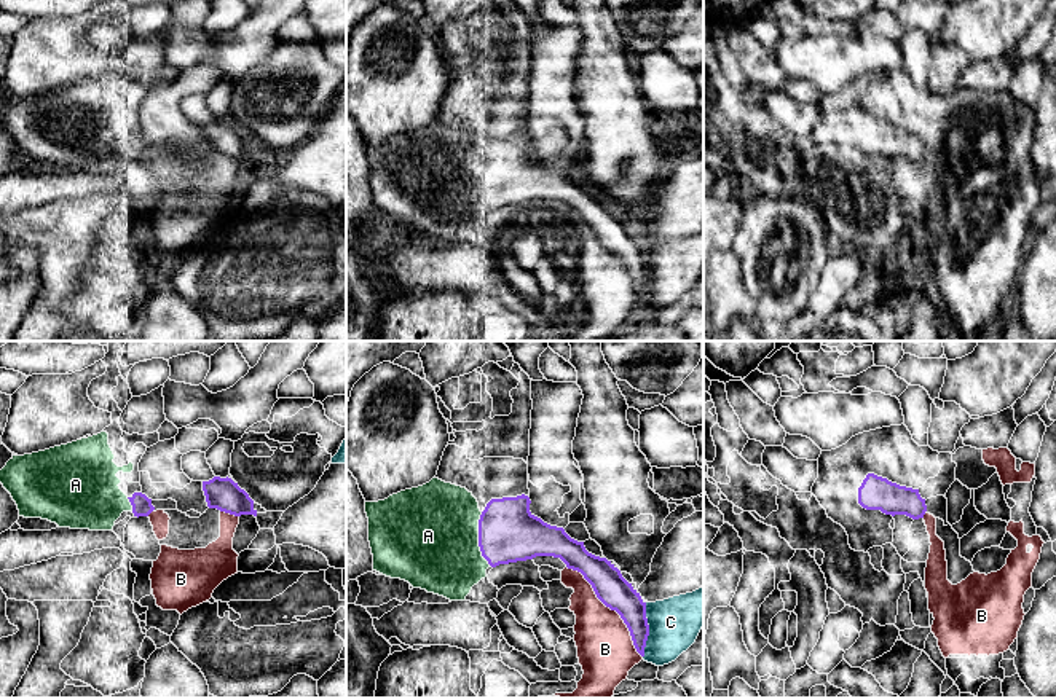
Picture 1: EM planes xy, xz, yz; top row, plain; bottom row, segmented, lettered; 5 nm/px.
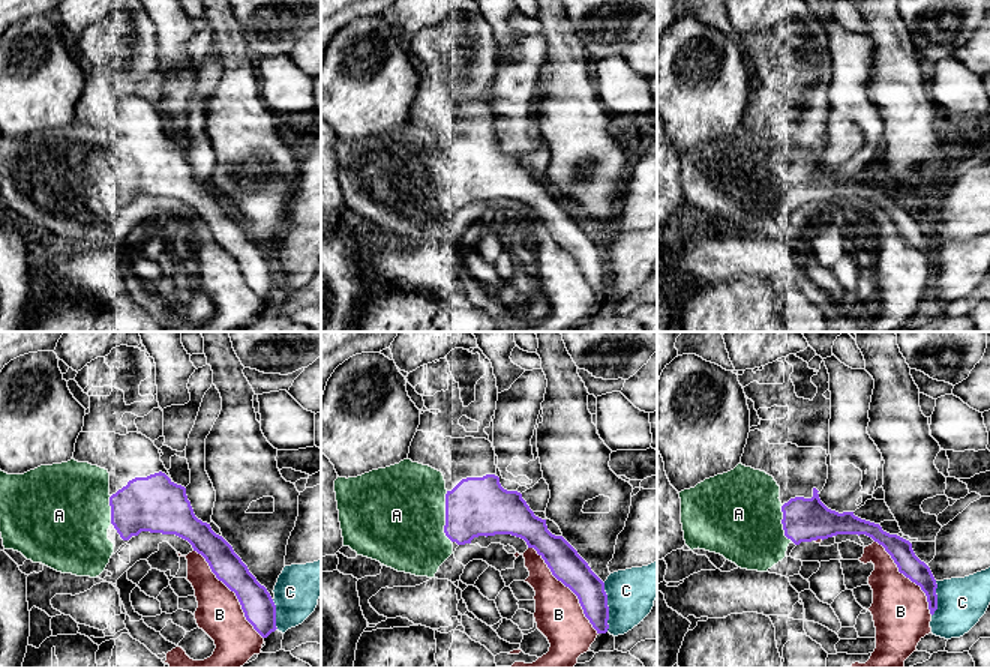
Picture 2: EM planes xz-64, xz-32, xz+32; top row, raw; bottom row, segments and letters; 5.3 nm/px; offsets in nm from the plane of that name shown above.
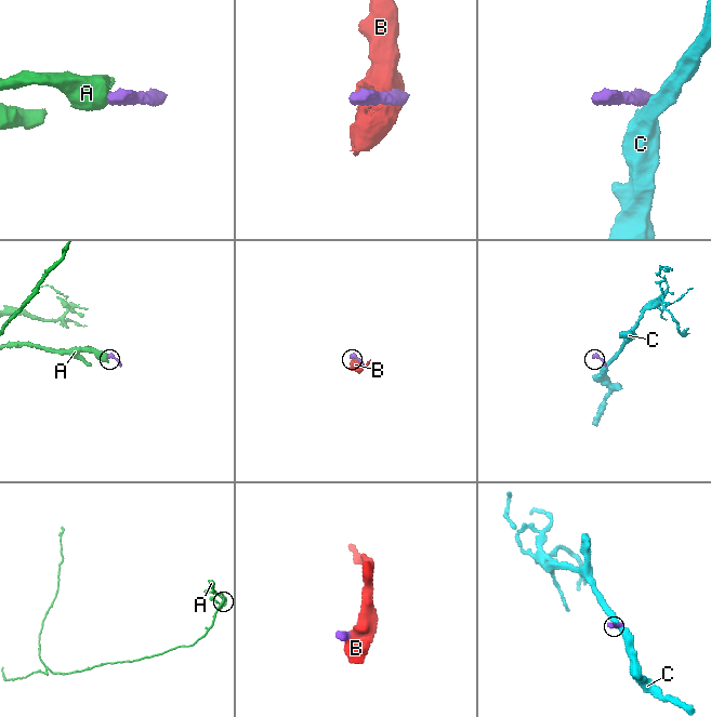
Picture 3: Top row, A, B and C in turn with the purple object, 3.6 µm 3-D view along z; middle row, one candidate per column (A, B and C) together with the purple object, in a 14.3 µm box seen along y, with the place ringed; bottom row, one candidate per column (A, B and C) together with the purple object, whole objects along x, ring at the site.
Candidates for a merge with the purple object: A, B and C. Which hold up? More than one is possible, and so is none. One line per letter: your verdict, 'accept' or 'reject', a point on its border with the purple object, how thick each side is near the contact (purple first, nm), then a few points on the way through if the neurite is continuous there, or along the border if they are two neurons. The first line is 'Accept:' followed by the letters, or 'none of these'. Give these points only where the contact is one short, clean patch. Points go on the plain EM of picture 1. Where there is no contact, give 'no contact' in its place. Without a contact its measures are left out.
Accept: A
A: accept; meets purple in xz at (479, 182); 300 nm thick on the purple side, 500 nm on the other
B: reject; meets purple in xz at (611, 252); 170 nm thick on the purple side, 280 nm on the other
C: reject; meets purple in xz at (648, 273); 160 nm thick on the purple side, 260 nm on the other; border along xz (646, 246), (648, 282), (643, 300)

